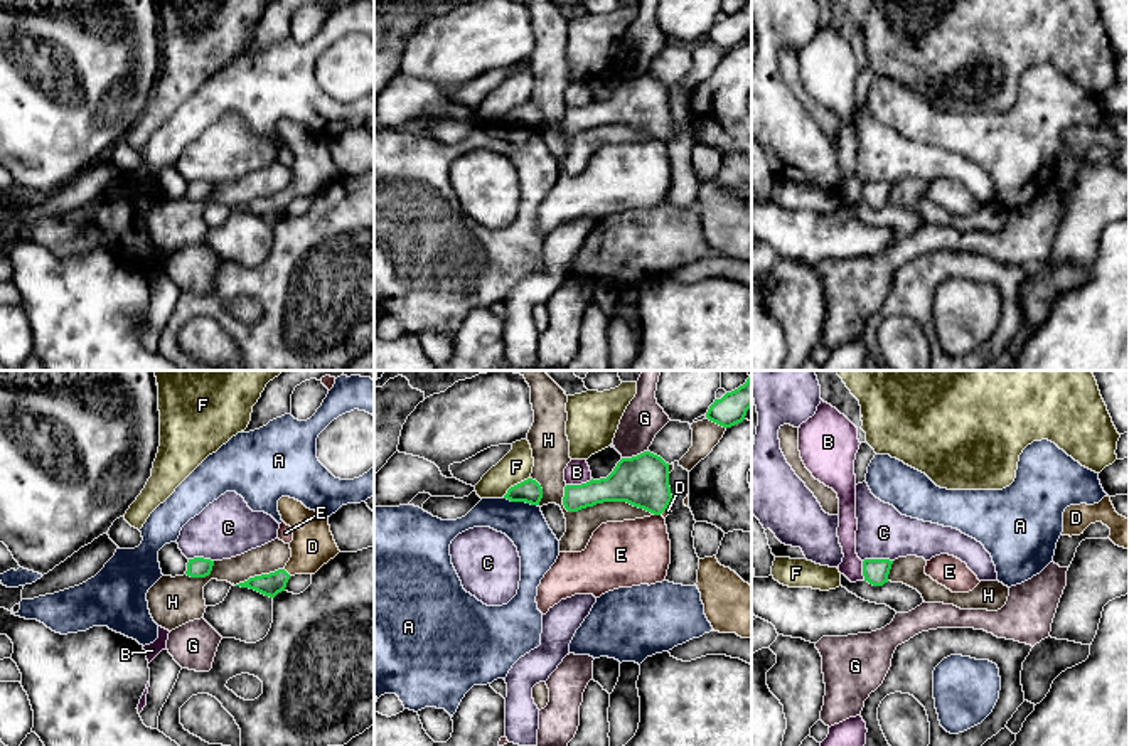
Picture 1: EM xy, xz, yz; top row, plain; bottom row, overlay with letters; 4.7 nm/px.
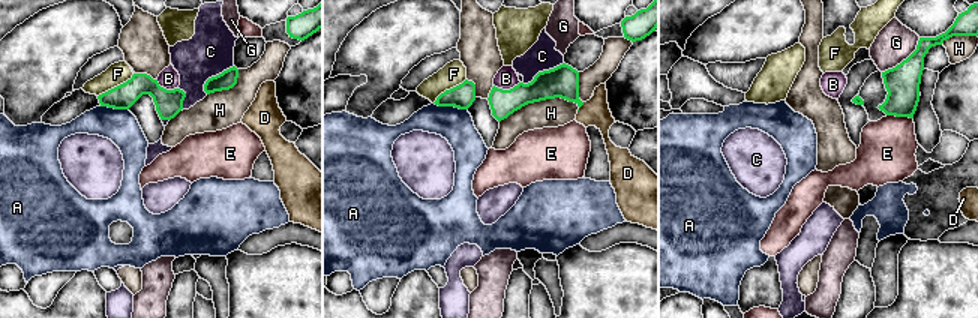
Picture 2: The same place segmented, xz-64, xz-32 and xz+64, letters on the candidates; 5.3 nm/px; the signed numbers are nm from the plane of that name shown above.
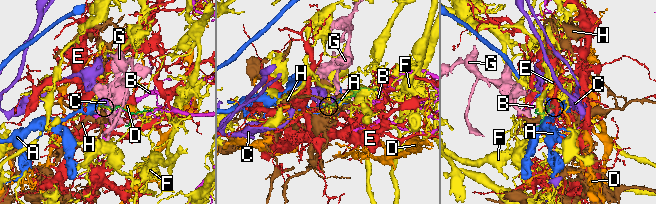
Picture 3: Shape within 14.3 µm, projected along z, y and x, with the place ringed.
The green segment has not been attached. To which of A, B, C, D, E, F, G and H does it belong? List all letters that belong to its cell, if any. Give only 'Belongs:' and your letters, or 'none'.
Belongs: D

